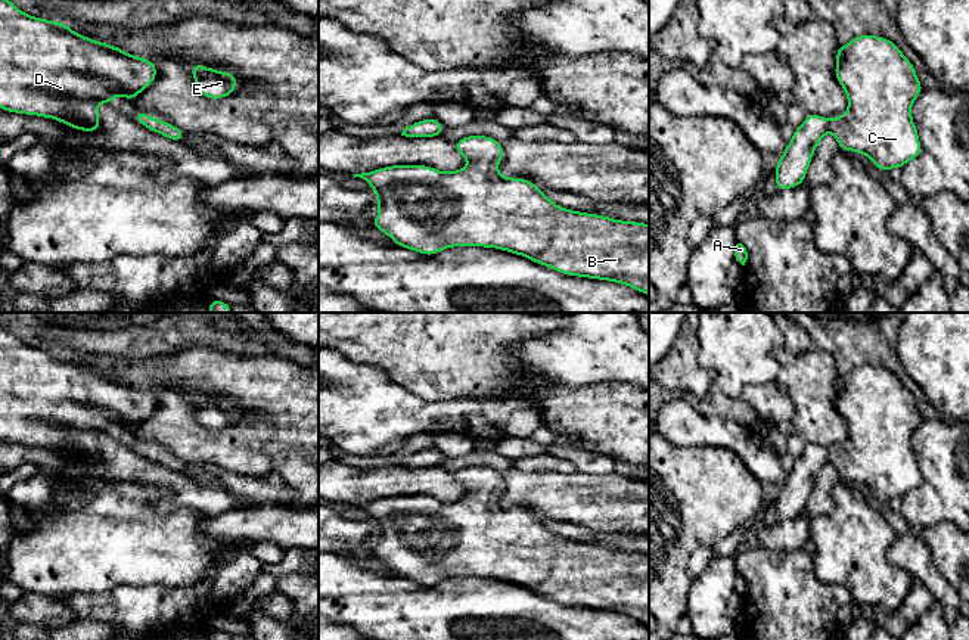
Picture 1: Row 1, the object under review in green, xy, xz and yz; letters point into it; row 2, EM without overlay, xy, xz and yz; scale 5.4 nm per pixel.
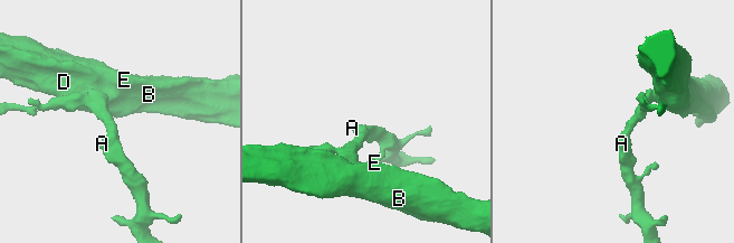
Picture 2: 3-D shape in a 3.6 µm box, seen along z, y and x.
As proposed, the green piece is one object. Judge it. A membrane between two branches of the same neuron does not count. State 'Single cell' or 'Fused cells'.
Single cell

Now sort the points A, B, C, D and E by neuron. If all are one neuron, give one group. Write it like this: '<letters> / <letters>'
A B C D E

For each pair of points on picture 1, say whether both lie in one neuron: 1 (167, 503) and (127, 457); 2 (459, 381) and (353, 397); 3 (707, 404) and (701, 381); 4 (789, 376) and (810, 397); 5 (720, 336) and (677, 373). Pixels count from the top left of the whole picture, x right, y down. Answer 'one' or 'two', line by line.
1: one
2: two
3: two
4: one
5: two

